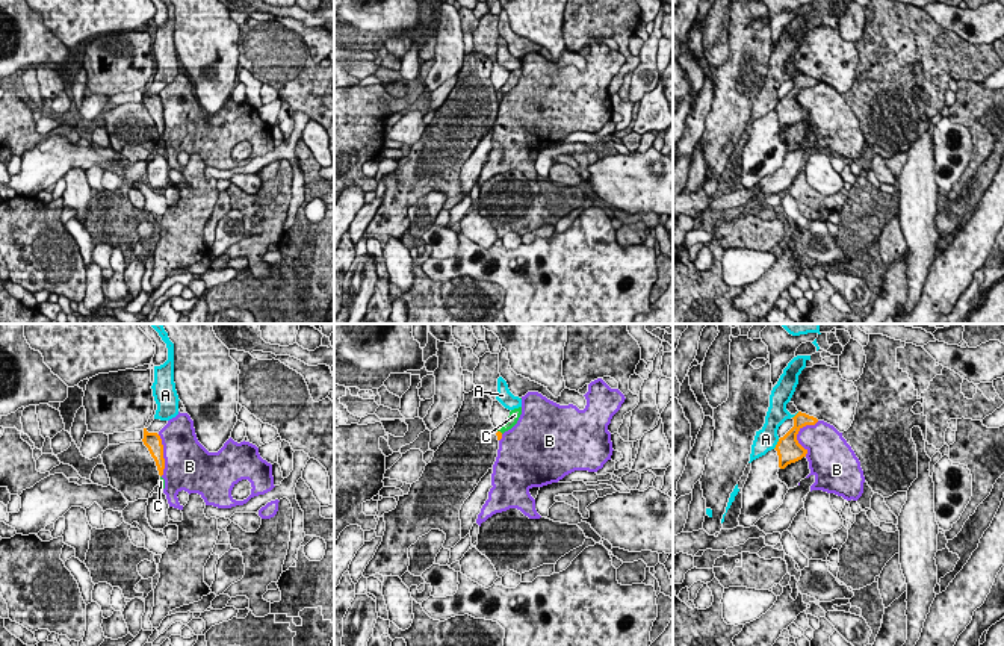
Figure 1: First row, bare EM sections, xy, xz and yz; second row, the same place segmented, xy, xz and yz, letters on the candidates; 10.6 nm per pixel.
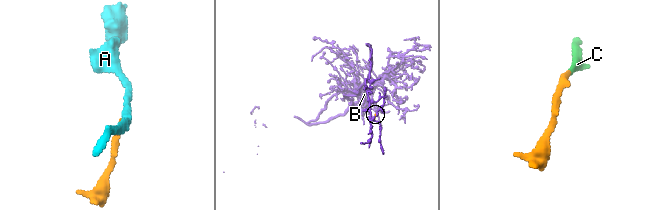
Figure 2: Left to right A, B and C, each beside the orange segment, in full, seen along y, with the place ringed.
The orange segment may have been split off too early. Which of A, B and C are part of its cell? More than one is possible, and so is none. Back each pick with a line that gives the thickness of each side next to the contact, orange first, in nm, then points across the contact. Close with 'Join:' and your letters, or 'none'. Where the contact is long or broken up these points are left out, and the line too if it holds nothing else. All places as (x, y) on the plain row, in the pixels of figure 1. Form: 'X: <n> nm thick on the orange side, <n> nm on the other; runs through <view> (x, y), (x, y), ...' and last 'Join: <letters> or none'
C: 60 nm thick on the orange side, 120 nm on the other; runs through xz (499, 96), (499, 93), (514, 76)
Join: C

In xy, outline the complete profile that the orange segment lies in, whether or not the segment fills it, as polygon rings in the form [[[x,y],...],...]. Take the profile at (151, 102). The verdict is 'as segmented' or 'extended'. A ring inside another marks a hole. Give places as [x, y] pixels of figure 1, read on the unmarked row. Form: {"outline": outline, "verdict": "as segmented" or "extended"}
{"outline": [[[144,89],[142,103],[148,109],[151,118],[154,120],[159,136],[162,138],[165,130],[165,120],[163,120],[163,106],[160,97],[157,94],[148,94],[147,89]]], "verdict": "as segmented"}

